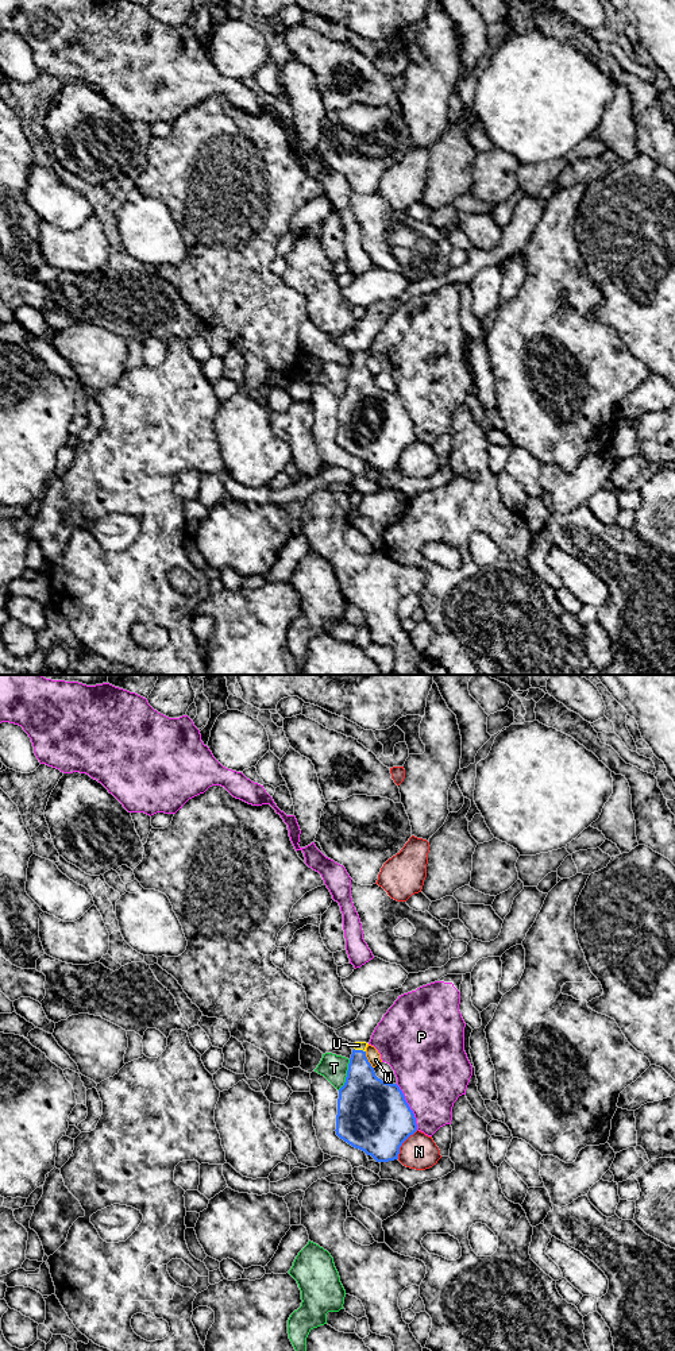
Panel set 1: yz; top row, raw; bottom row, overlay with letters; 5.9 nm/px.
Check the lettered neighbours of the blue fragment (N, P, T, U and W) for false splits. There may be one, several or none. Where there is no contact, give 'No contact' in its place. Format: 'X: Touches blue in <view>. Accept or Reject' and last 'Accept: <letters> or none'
N: Touches blue in yz. Reject
P: Touches blue in yz. Reject
T: Touches blue in yz. Reject
U: Touches blue in yz. Accept
W: Touches blue in yz. Reject
Accept: U

